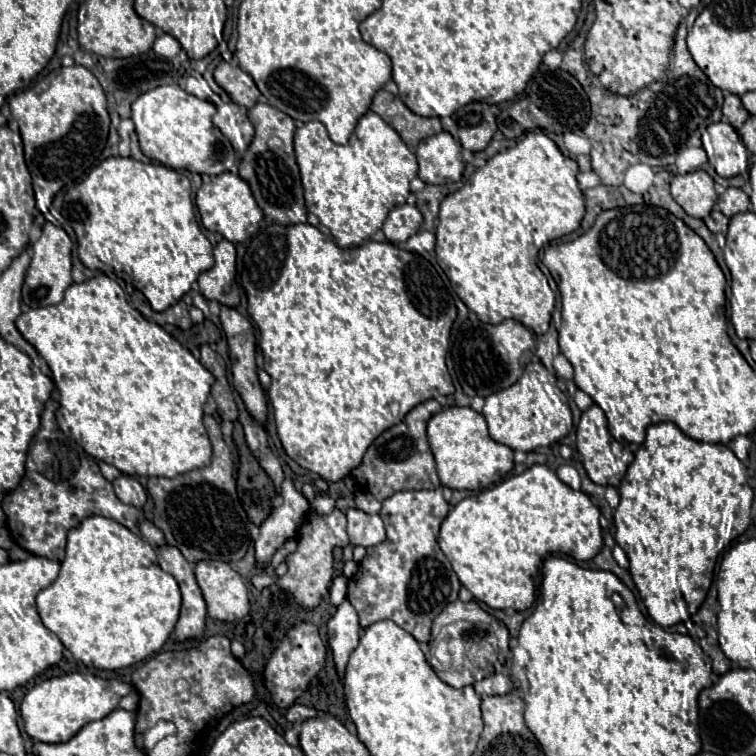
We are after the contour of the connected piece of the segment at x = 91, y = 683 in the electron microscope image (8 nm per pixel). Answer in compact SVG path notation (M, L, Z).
M78 672L60 678L48 678L26 692L20 704L20 716L24 720L24 730L40 742L58 744L68 742L82 726L88 722L108 716L120 702L122 696L134 692L132 684L120 680L104 680L96 676L82 676Z

